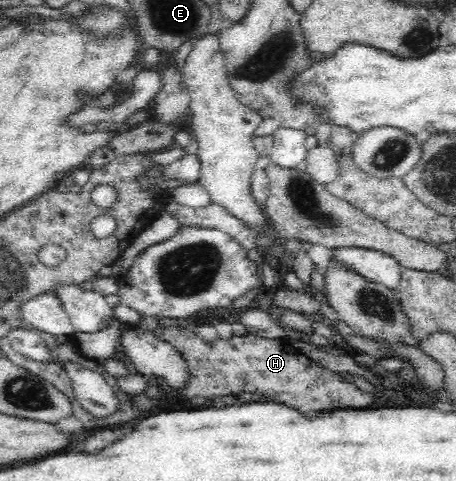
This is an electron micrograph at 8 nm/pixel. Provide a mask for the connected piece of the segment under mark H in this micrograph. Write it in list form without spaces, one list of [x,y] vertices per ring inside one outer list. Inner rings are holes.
[[[177,326],[154,330],[159,340],[166,340],[182,352],[190,370],[187,384],[178,392],[182,398],[211,398],[211,396],[231,396],[239,392],[265,394],[273,402],[291,406],[303,414],[315,412],[365,409],[374,402],[373,397],[341,379],[339,372],[324,368],[289,344],[286,338],[261,338],[256,334],[233,335],[229,340],[217,339],[206,343],[191,330],[179,330]]]

